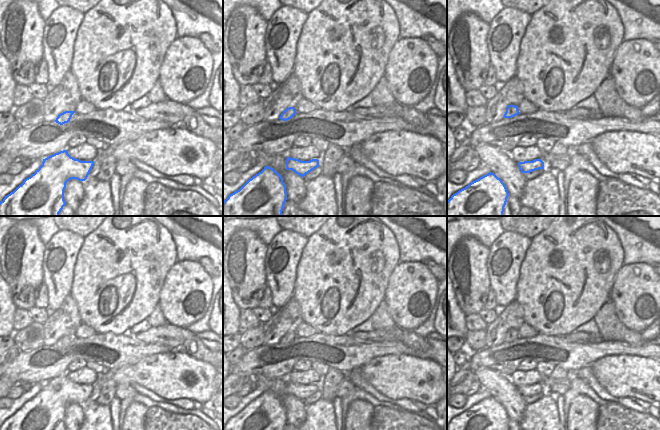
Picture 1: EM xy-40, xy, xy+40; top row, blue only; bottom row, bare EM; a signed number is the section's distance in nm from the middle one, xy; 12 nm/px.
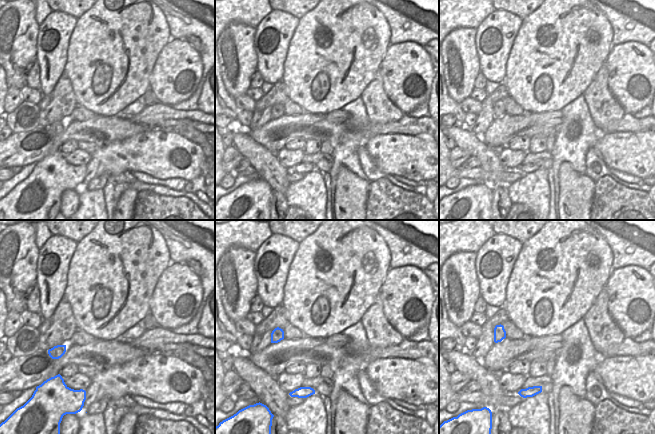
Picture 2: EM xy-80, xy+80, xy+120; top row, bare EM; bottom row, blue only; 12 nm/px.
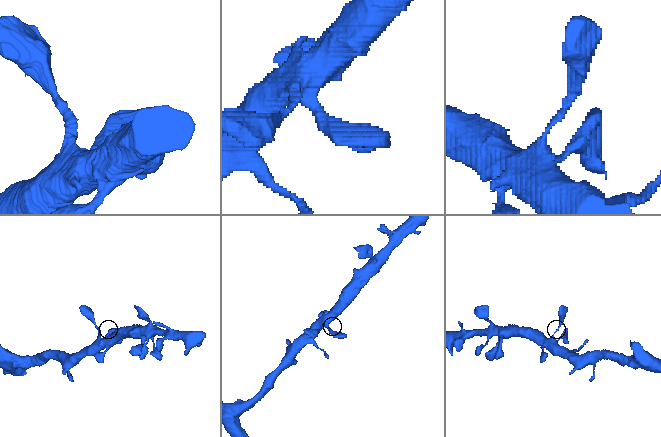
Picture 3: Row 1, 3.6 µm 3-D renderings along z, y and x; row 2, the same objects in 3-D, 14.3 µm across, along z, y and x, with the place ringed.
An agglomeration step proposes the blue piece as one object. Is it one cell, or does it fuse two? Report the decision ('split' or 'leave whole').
leave whole

